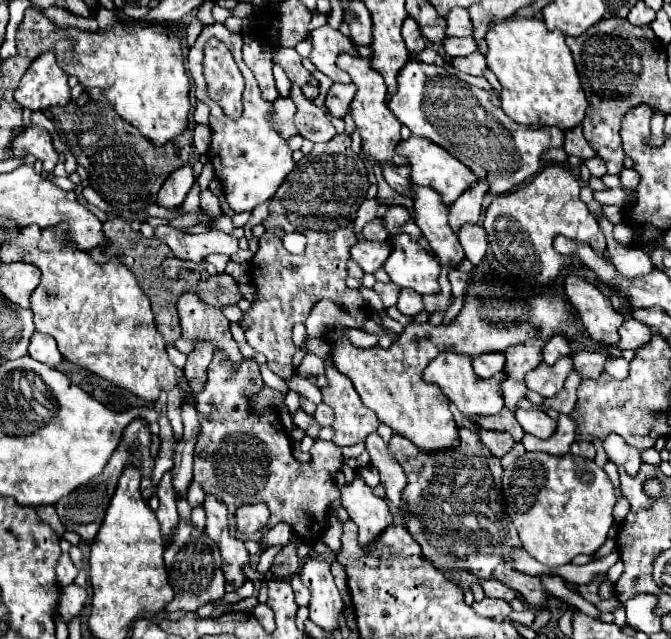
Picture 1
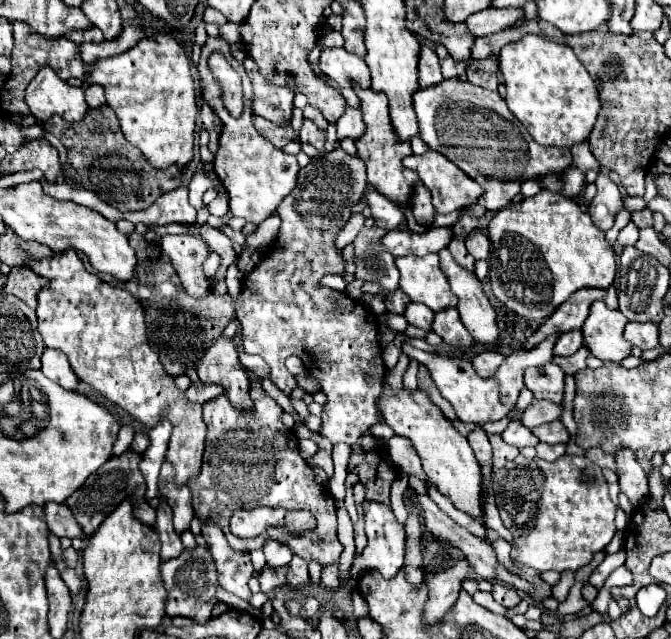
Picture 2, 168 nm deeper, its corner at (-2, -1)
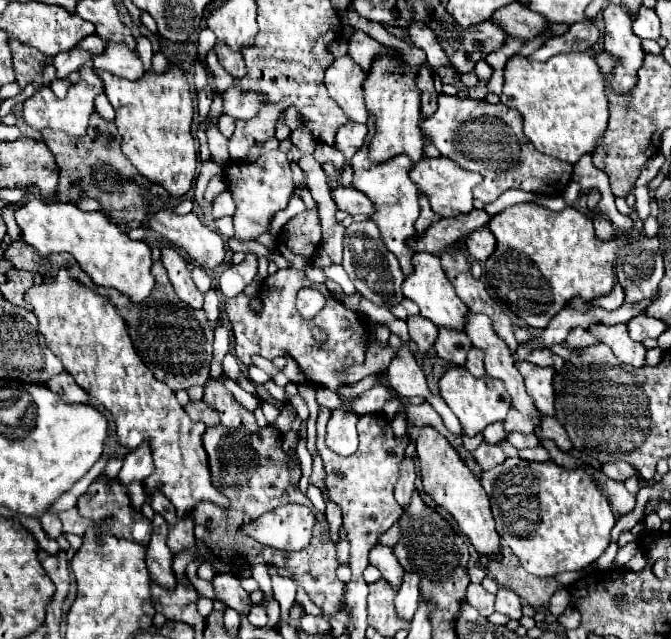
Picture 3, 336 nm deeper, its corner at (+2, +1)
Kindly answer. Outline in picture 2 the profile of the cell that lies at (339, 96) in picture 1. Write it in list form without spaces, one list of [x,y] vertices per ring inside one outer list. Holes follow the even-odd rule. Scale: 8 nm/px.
[[[347,108],[347,112],[337,120],[337,140],[359,140],[365,134],[365,122],[359,108]]]

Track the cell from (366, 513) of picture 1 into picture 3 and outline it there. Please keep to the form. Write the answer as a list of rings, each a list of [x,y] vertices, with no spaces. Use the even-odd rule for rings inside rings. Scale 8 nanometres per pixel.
[[[375,544],[373,550],[369,552],[369,562],[381,572],[381,576],[383,576],[391,586],[395,586],[395,590],[399,588],[401,578],[403,578],[403,568],[401,568],[397,556],[393,554],[393,548],[391,548],[391,546]]]

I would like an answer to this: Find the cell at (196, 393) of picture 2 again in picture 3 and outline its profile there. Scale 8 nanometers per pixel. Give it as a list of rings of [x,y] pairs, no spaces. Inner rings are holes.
[[[189,400],[187,406],[185,406],[185,412],[189,414],[191,420],[205,422],[205,426],[213,426],[213,424],[219,422],[217,410],[213,410],[211,406],[207,406],[205,400]]]

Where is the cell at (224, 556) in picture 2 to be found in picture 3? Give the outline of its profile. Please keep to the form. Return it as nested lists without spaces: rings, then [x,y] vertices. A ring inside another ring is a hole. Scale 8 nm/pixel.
[[[219,572],[213,578],[213,586],[217,592],[217,600],[225,602],[229,608],[237,610],[239,614],[247,614],[251,608],[249,592],[241,588],[241,582],[231,572]]]

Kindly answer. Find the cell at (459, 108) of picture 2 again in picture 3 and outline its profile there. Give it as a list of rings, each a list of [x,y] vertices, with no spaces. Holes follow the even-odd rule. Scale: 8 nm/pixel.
[[[441,92],[437,110],[421,120],[421,130],[441,156],[483,176],[483,182],[473,188],[473,196],[483,204],[495,202],[509,188],[539,194],[563,194],[571,182],[573,166],[569,162],[557,162],[557,158],[549,158],[547,154],[537,154],[535,146],[521,130],[521,114],[501,102],[489,104],[487,100]]]

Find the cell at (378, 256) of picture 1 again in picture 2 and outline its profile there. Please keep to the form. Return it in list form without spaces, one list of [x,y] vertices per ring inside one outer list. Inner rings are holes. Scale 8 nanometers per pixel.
[[[427,228],[423,234],[417,232],[387,232],[387,236],[381,240],[385,244],[385,248],[393,254],[393,256],[425,256],[425,254],[437,254],[443,248],[449,246],[449,240],[453,238],[453,228]]]

